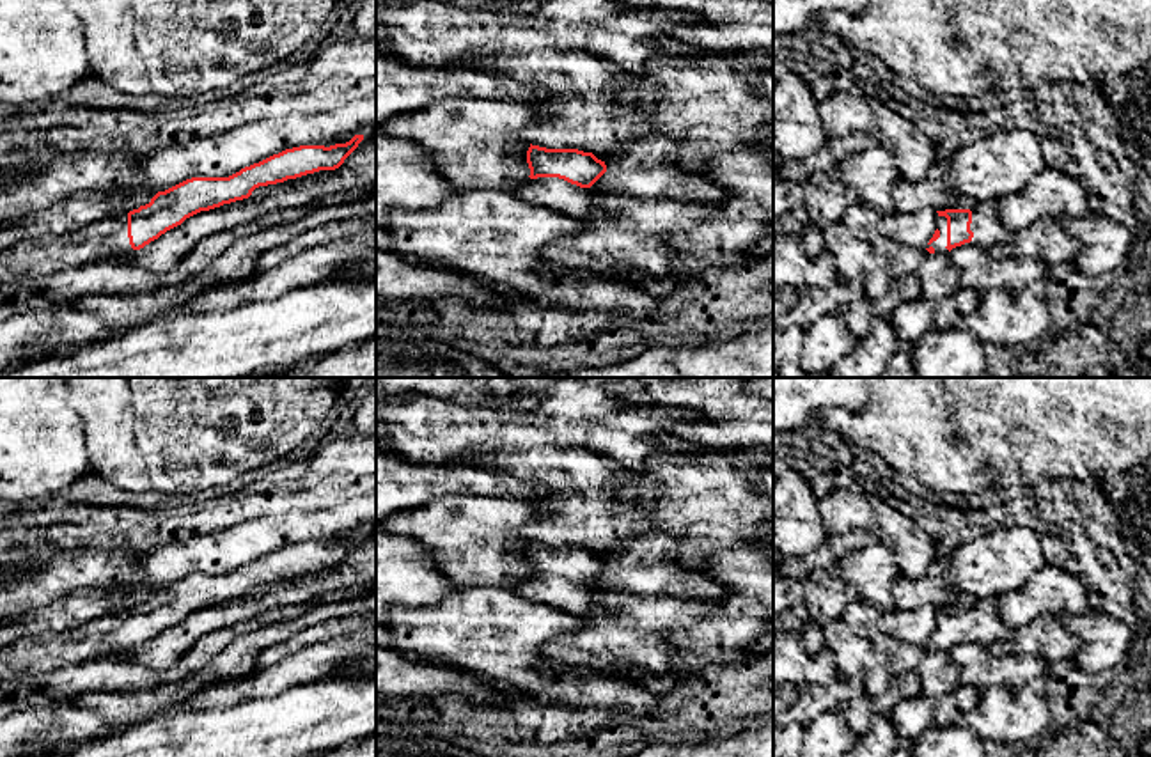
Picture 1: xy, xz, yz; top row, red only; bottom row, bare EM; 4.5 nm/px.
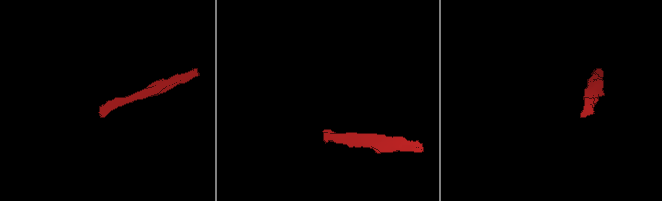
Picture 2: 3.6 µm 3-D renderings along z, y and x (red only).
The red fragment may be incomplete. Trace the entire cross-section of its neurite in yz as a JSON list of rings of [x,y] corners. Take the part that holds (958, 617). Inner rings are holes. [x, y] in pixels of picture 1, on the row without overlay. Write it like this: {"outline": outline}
{"outline": [[[995,597],[975,599],[970,606],[936,608],[938,619],[933,635],[928,640],[929,651],[949,651],[965,640],[977,640],[983,645],[1007,636],[1004,631]]]}

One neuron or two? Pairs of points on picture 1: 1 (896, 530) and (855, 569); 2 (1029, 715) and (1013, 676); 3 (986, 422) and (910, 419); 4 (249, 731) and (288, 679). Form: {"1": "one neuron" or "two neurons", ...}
{"1": "two neurons", "2": "two neurons", "3": "two neurons", "4": "two neurons"}

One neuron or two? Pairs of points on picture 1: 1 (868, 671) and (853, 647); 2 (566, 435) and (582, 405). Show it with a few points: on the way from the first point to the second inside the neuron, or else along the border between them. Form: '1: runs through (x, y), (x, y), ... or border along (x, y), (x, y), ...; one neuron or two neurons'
1: runs through (864, 665), (853, 653); one neuron
2: border along (540, 410), (571, 421), (586, 421); two neurons

